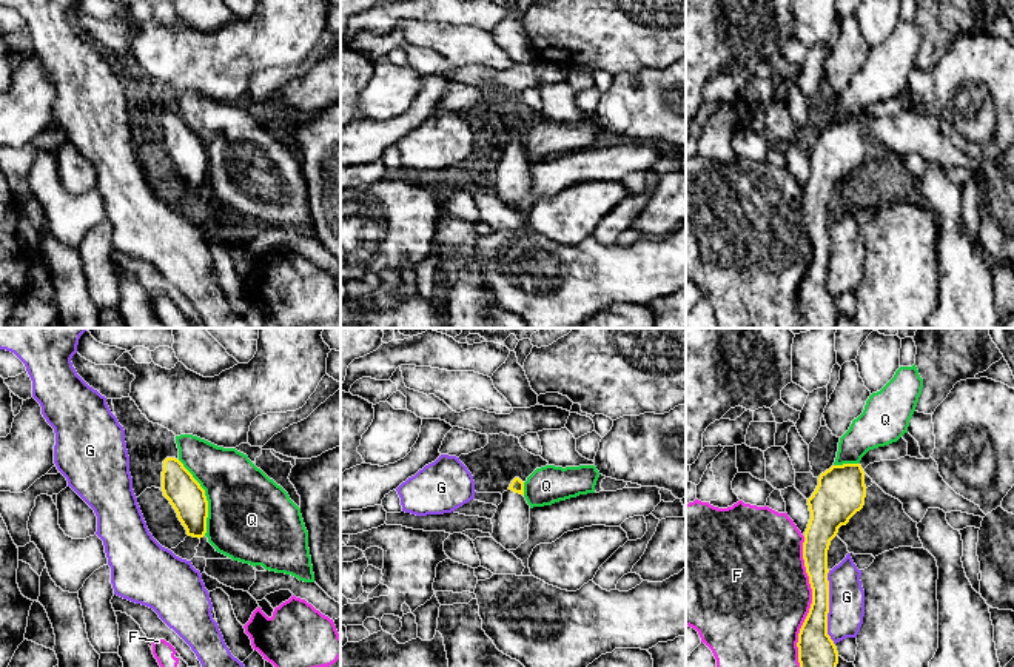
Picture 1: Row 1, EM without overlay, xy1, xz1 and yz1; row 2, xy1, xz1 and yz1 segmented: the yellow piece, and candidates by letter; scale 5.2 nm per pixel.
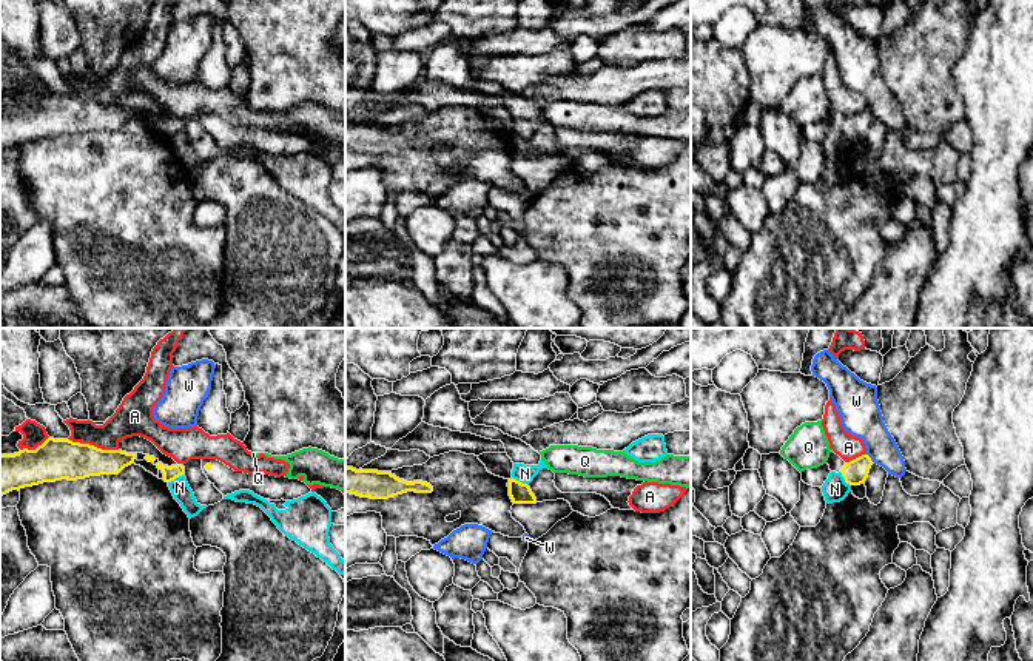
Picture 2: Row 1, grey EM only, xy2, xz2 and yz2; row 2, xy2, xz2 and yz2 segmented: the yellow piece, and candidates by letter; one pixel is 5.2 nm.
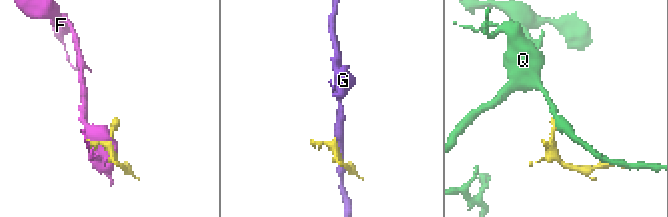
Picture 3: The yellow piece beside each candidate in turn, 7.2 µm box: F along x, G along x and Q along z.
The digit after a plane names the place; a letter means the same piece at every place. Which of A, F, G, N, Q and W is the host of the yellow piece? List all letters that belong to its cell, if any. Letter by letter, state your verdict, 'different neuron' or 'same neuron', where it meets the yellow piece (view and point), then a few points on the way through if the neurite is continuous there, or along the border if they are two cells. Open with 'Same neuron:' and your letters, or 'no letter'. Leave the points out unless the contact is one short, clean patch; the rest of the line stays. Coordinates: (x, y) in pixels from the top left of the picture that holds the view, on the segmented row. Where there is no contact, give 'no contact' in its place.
Same neuron: no letter
A: different neuron; contact xy2 (93, 446)
F: different neuron; contact yz1 (812, 601)
G: different neuron; contact yz1 (828, 607)
N: different neuron; contact xz2 (518, 481); border xz2 (512, 476), (528, 486)
Q: different neuron; contact xy1 (205, 498); border xy1 (177, 459), (204, 490), (207, 501), (205, 535)
W: different neuron; contact yz2 (870, 458); border yz2 (867, 453), (873, 461)

